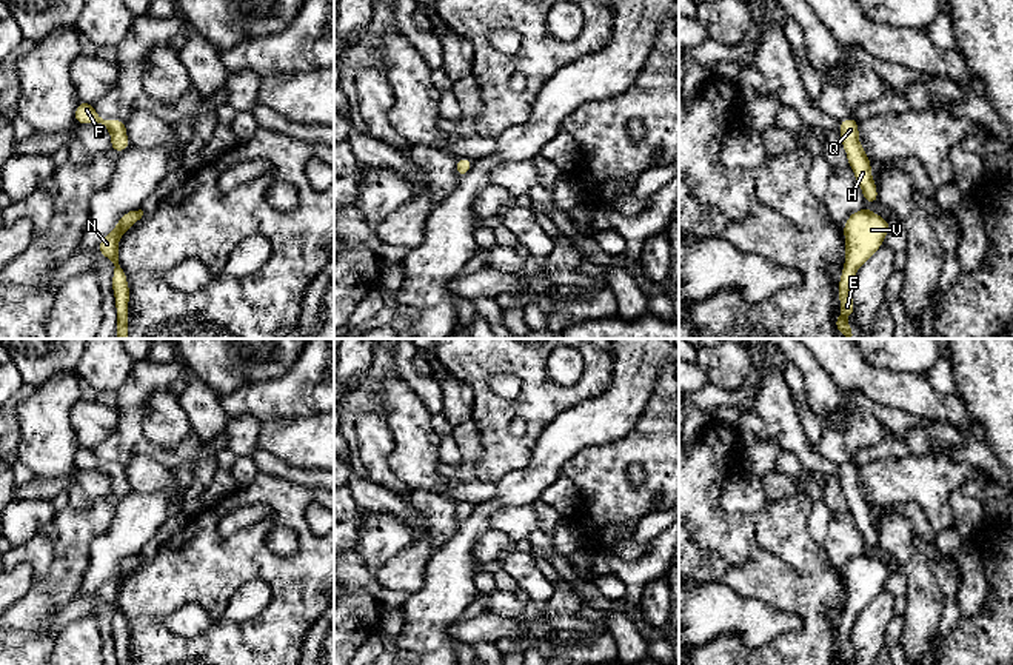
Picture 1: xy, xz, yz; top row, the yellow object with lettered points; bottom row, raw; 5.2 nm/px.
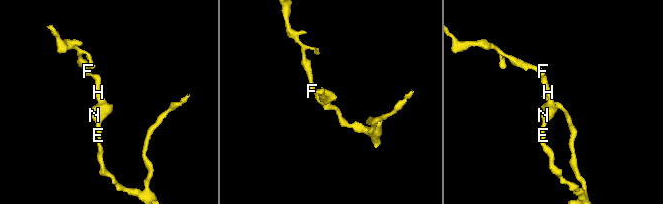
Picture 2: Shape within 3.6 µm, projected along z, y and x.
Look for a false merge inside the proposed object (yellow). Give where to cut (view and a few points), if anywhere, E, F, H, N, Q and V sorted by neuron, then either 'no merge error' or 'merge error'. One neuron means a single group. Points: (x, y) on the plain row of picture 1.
cut none; groups E F H N Q V; no merge error

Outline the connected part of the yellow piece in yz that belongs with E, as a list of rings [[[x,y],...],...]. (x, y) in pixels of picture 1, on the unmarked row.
[[[865,551],[848,560],[842,574],[845,582],[845,607],[839,623],[837,642],[841,645],[841,660],[834,665],[847,665],[854,660],[851,643],[851,628],[858,614],[884,590],[884,583],[891,570],[879,559],[870,557]]]

